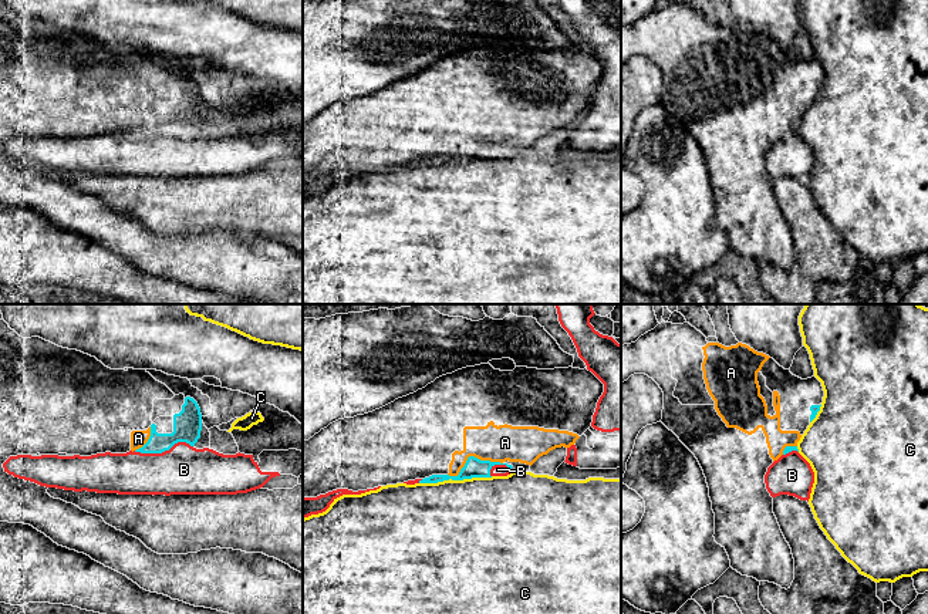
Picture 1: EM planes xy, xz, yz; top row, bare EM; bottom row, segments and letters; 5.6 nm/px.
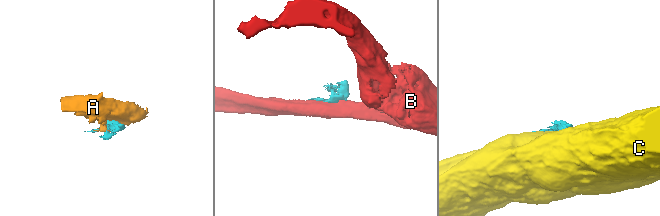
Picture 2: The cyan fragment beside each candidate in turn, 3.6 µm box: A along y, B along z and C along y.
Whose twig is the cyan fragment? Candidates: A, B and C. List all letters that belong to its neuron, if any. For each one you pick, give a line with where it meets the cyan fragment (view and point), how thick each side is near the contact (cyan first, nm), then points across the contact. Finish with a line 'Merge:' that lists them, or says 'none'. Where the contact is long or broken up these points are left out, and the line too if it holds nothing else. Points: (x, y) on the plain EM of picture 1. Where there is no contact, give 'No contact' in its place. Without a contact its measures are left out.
A: Touches cyan at xz (472, 138). Thickness 110 nm (cyan) against 200 nm
Merge: A

